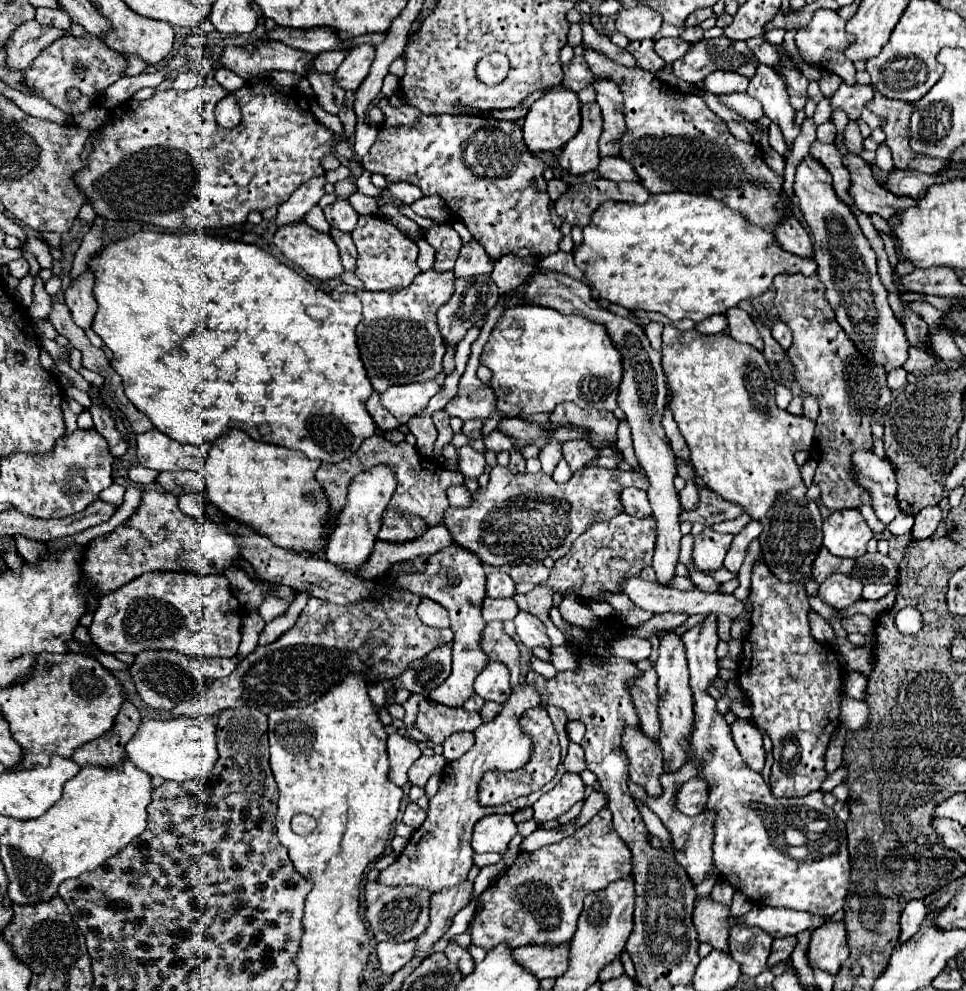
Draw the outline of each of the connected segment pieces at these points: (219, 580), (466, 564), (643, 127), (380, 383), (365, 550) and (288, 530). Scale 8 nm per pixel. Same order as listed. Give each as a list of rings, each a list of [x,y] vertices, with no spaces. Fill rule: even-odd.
[[[154,572],[154,574],[142,574],[136,580],[132,580],[130,584],[124,584],[122,588],[114,590],[112,594],[106,594],[100,598],[100,606],[94,612],[94,620],[88,628],[88,634],[92,638],[92,644],[98,646],[100,650],[108,652],[108,654],[116,654],[116,652],[146,652],[148,648],[152,650],[170,650],[170,652],[180,652],[184,656],[218,656],[218,658],[232,658],[238,652],[238,644],[240,644],[240,628],[246,616],[246,608],[240,606],[240,620],[238,620],[238,600],[232,596],[230,584],[224,576],[200,576],[200,574],[184,574],[184,572]]]
[[[450,544],[440,552],[432,554],[424,562],[424,572],[400,572],[400,588],[408,588],[408,592],[432,598],[434,602],[442,604],[450,614],[450,628],[454,630],[454,646],[452,646],[452,672],[436,690],[430,692],[430,700],[436,700],[446,706],[462,706],[474,692],[474,680],[486,666],[486,654],[480,648],[480,632],[484,630],[486,622],[482,620],[480,606],[486,598],[486,574],[484,574],[482,560],[460,548],[458,544]]]
[[[586,48],[584,60],[594,76],[612,80],[624,96],[626,132],[620,138],[620,156],[632,164],[640,176],[640,184],[650,194],[658,192],[690,192],[706,194],[740,212],[750,226],[772,226],[784,216],[788,202],[780,200],[784,178],[774,174],[762,160],[754,144],[736,140],[728,124],[716,116],[700,96],[672,92],[660,86],[660,80],[640,68],[626,68],[606,54]]]
[[[426,270],[416,276],[408,288],[396,288],[392,292],[356,290],[340,284],[330,294],[338,298],[342,292],[352,292],[362,300],[362,320],[356,328],[358,348],[368,372],[368,378],[376,392],[384,392],[392,384],[428,382],[442,370],[442,356],[446,352],[440,330],[436,326],[436,312],[446,304],[454,292],[454,274]]]
[[[376,466],[368,472],[360,472],[350,482],[348,502],[346,502],[344,510],[340,512],[340,518],[338,518],[340,522],[336,524],[334,532],[330,534],[330,542],[328,542],[328,550],[326,550],[328,562],[332,562],[336,566],[346,566],[350,570],[358,570],[368,562],[368,558],[374,550],[374,542],[378,538],[378,530],[382,526],[382,512],[388,508],[394,488],[396,488],[396,478],[384,466]]]
[[[234,428],[216,438],[208,450],[204,464],[206,494],[220,512],[268,536],[276,546],[296,552],[316,552],[314,542],[324,534],[328,516],[326,494],[314,480],[318,466],[318,460],[308,460],[296,450],[252,440],[248,432]]]

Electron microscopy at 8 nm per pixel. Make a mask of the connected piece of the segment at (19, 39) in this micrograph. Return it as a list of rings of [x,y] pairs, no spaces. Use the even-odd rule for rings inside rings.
[[[36,20],[24,22],[6,42],[6,64],[10,70],[26,70],[32,60],[54,40],[66,36],[70,32],[54,28],[54,26],[44,26]]]

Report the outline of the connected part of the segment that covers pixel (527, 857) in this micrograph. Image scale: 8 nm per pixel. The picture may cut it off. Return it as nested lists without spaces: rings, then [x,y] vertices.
[[[602,808],[586,826],[578,828],[572,836],[548,844],[534,852],[520,852],[514,864],[500,876],[500,880],[486,888],[480,894],[480,912],[476,912],[468,924],[468,932],[472,936],[470,944],[480,946],[484,950],[492,950],[498,944],[506,942],[508,948],[518,948],[526,944],[564,944],[570,942],[576,932],[576,922],[582,912],[584,896],[602,890],[610,882],[622,880],[632,874],[630,852],[624,840],[620,840],[618,832],[612,828],[612,814],[608,808]]]

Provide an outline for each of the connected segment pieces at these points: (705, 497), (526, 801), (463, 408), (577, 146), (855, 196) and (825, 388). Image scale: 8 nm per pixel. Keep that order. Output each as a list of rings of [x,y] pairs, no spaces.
[[[708,486],[698,488],[698,496],[700,496],[700,504],[694,510],[682,510],[678,516],[680,522],[690,522],[690,524],[702,522],[710,526],[710,524],[732,520],[744,514],[744,508],[740,508],[740,504],[732,504],[716,496],[716,492],[712,492],[712,488]]]
[[[520,684],[516,690],[512,690],[508,702],[502,704],[502,712],[492,722],[486,722],[474,730],[476,744],[464,756],[460,756],[458,760],[452,760],[444,766],[440,790],[436,792],[434,798],[430,798],[430,808],[428,808],[428,816],[426,816],[424,824],[418,830],[414,830],[414,834],[410,836],[406,848],[396,858],[396,862],[392,866],[388,866],[386,870],[380,870],[380,876],[378,876],[380,884],[418,886],[432,894],[440,892],[444,888],[462,884],[466,880],[470,868],[474,866],[472,864],[474,852],[470,846],[474,824],[488,814],[512,814],[520,808],[532,806],[546,792],[546,788],[542,788],[524,798],[516,798],[504,806],[484,808],[478,802],[478,782],[486,770],[515,771],[528,760],[530,738],[522,734],[518,720],[524,714],[524,710],[534,708],[540,702],[542,702],[542,698],[534,686]]]
[[[480,330],[478,340],[472,344],[472,354],[466,366],[466,372],[460,378],[458,384],[458,394],[446,404],[444,412],[450,418],[460,418],[462,422],[468,420],[490,420],[490,416],[494,412],[498,412],[498,398],[494,394],[494,390],[484,384],[482,380],[476,378],[476,368],[480,366],[480,354],[484,348],[484,342],[488,340],[490,332]]]
[[[584,104],[580,132],[562,148],[562,154],[558,156],[560,166],[566,168],[570,174],[584,174],[594,170],[600,162],[598,154],[600,132],[602,120],[598,104]]]
[[[860,156],[844,158],[844,164],[850,166],[850,174],[852,174],[852,186],[848,194],[860,212],[878,214],[884,220],[888,220],[896,212],[914,204],[912,198],[892,194],[880,182],[876,182],[872,168]]]
[[[778,274],[774,278],[774,288],[778,314],[794,334],[794,342],[786,352],[794,366],[794,380],[820,404],[820,416],[816,420],[820,462],[814,474],[814,482],[822,490],[820,502],[830,512],[872,504],[868,490],[860,488],[854,480],[852,454],[858,450],[872,450],[872,420],[880,420],[884,408],[894,400],[894,392],[886,384],[886,370],[880,368],[880,364],[876,368],[868,358],[860,356],[844,328],[836,324],[832,306],[824,298],[824,284],[806,280],[802,274]]]

